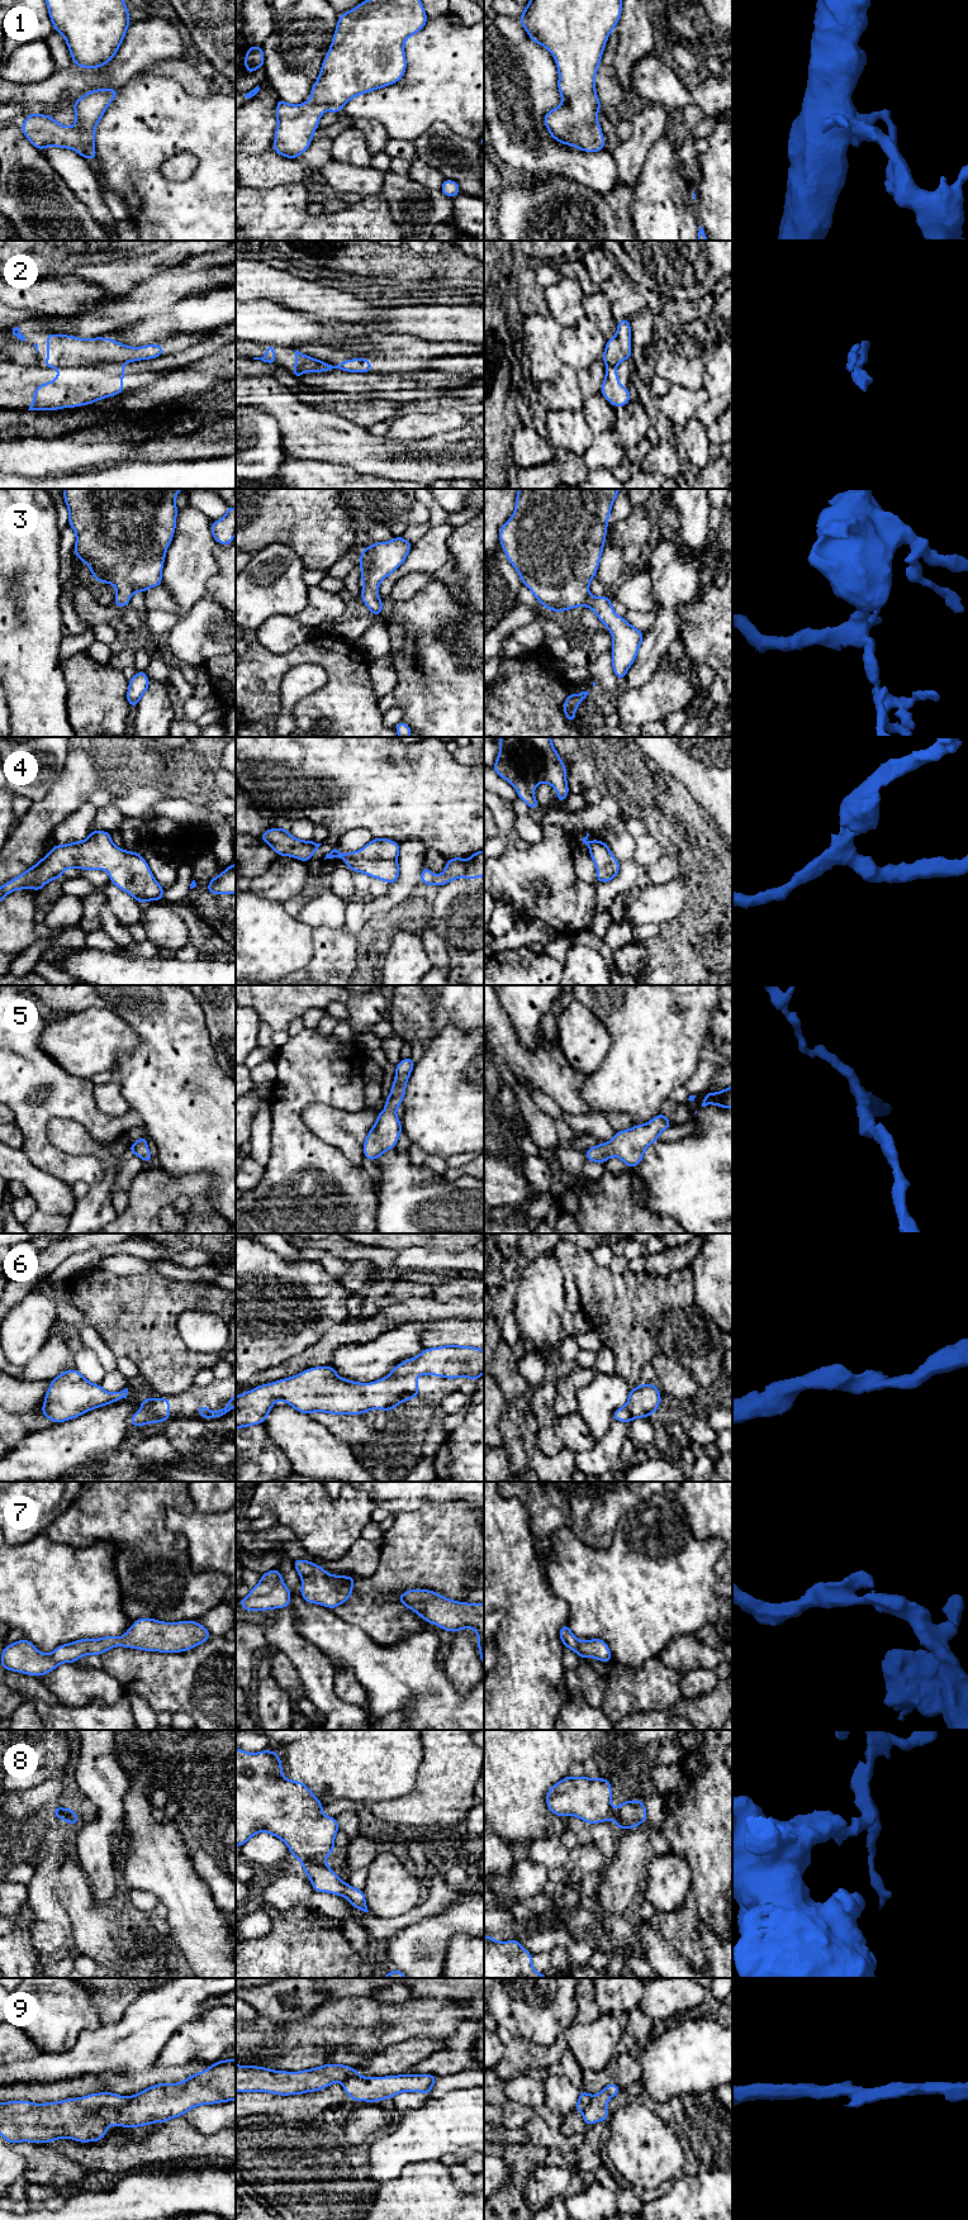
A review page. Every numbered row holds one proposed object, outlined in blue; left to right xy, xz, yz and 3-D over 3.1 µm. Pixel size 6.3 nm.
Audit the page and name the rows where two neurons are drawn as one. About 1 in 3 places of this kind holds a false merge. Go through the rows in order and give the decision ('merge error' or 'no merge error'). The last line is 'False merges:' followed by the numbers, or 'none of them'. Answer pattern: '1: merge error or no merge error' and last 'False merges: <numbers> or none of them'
1: no merge error
2: merge error
3: no merge error
4: no merge error
5: no merge error
6: no merge error
7: no merge error
8: merge error
9: merge error
False merges: 2, 8, 9

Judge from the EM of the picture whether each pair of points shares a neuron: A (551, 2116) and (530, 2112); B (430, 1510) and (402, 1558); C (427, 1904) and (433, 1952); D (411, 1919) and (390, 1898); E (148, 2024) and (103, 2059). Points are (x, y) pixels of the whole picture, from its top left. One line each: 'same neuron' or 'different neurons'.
A: same neuron
B: same neuron
C: different neurons
D: different neurons
E: same neuron

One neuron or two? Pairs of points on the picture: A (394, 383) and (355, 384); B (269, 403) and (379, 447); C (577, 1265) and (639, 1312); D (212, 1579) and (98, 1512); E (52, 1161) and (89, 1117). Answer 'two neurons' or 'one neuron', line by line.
A: one neuron
B: one neuron
C: one neuron
D: one neuron
E: one neuron

